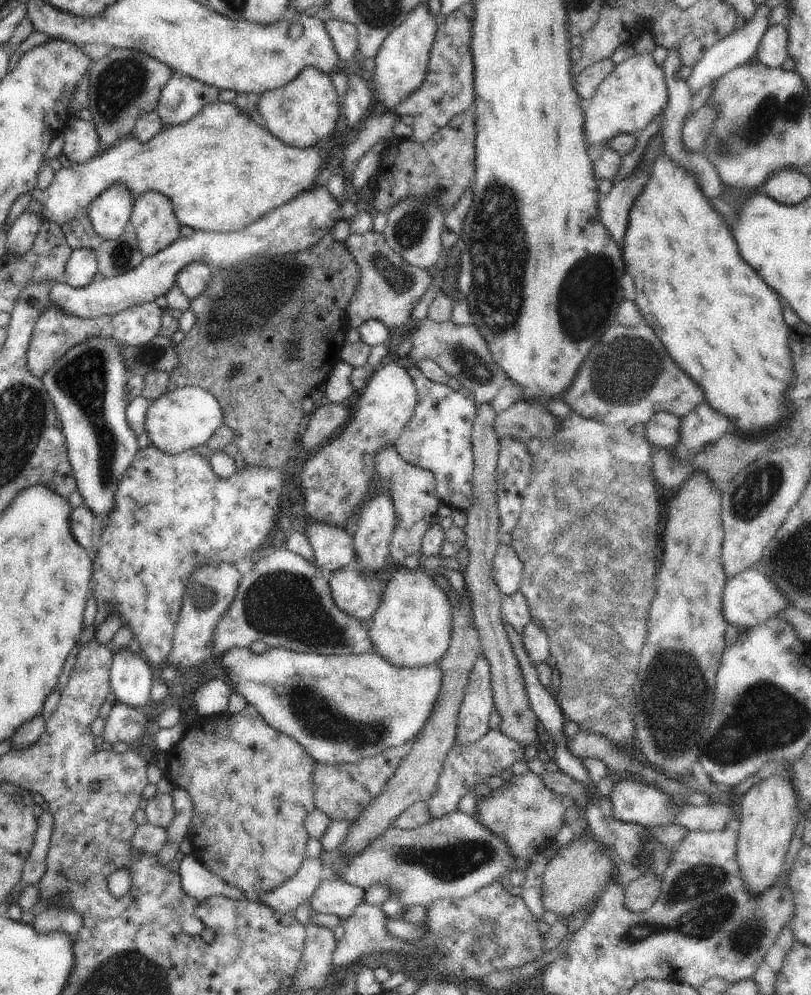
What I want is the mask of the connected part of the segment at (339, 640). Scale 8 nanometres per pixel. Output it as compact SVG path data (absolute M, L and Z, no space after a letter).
M283 546L276 551L260 555L252 571L241 578L230 606L214 627L211 654L217 658L228 649L249 647L257 640L264 641L269 647L288 647L296 652L304 653L306 650L306 653L328 656L368 653L372 652L373 644L369 639L367 628L368 623L343 613L333 603L328 577L312 561L305 560Z

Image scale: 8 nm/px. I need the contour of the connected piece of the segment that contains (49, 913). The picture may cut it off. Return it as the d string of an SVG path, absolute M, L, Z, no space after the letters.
M69 907L47 908L35 917L33 926L42 935L51 935L56 931L75 935L82 928L83 918Z

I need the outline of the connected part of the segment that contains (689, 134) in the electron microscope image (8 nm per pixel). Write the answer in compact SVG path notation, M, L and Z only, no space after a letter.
M710 105L701 106L686 121L682 129L682 144L688 152L702 152L709 128L715 117L715 107Z

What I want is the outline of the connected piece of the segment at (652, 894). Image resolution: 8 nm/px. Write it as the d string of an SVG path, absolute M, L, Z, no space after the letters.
M647 871L625 887L625 896L632 912L644 912L657 901L662 879L655 872Z

